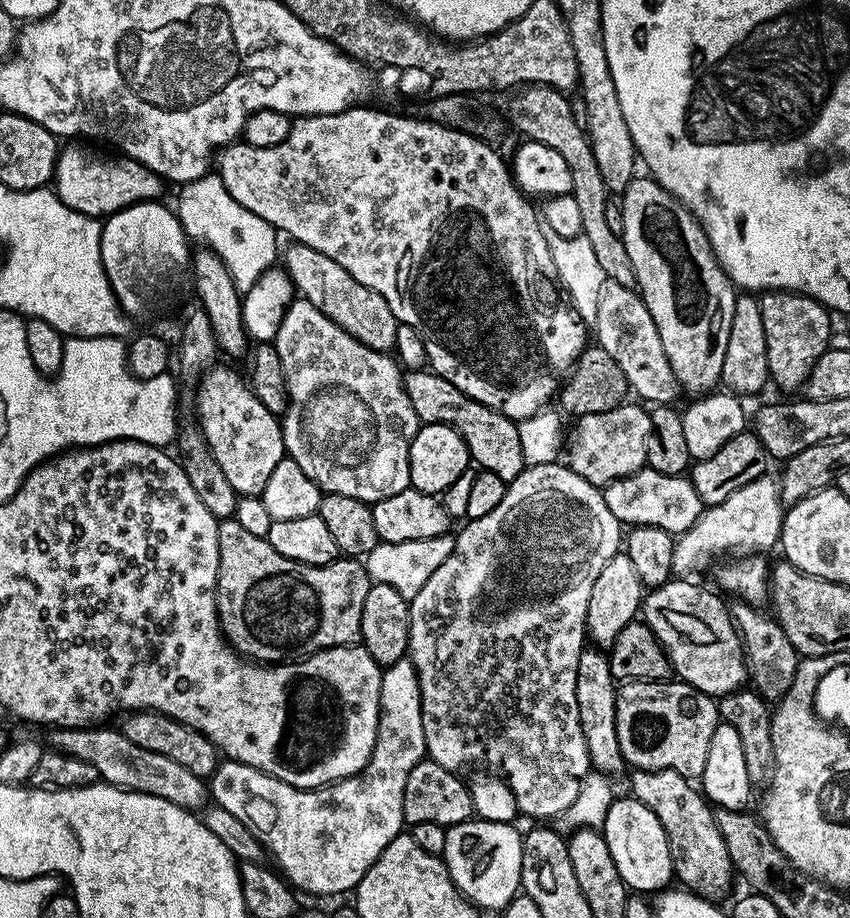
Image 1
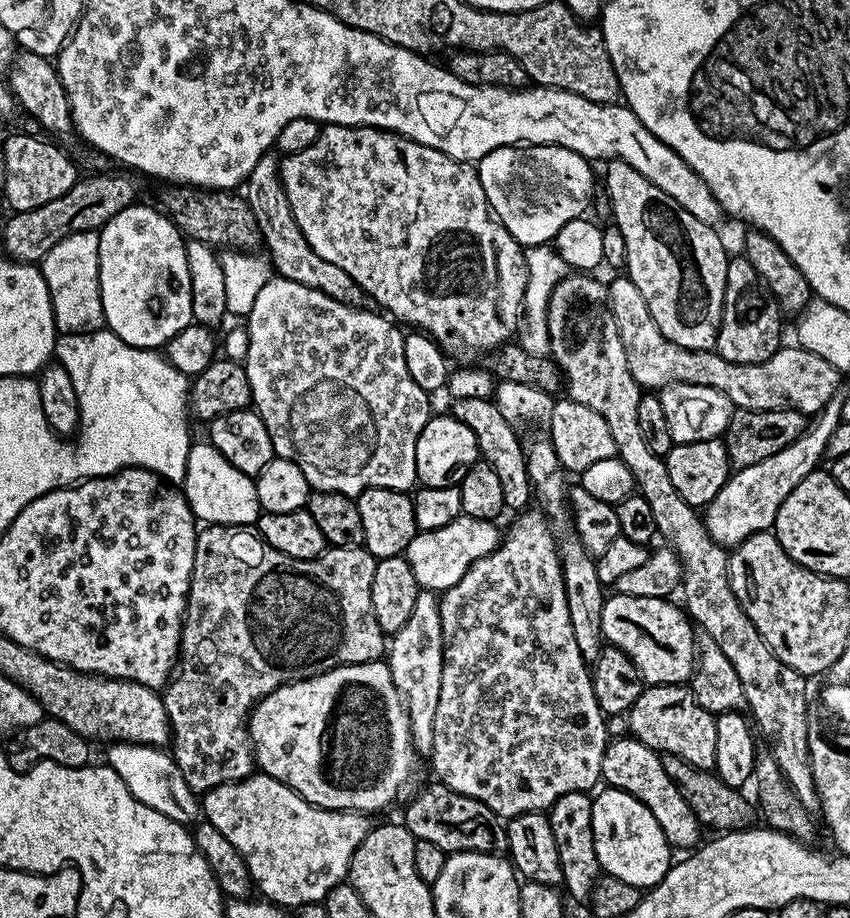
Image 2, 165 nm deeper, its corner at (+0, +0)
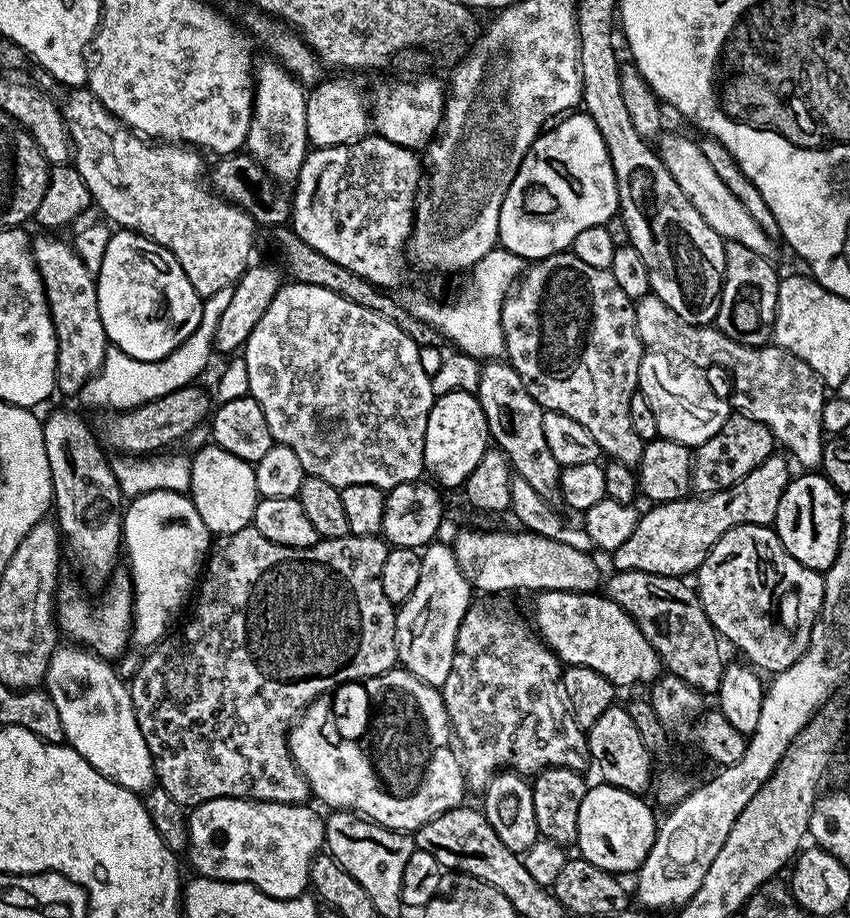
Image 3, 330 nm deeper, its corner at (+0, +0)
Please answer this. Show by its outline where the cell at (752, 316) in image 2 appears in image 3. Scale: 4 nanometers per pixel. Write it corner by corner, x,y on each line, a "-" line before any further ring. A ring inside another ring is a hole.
727,242
724,246
724,285
720,291
720,305
714,324
726,338
734,338
742,346
765,347
773,339
776,302
781,277
776,276
773,261
762,254
754,254
742,242

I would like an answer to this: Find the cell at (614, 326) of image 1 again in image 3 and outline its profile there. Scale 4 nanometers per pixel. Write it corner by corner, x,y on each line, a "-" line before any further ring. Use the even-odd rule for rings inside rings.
651,294
635,305
635,325
645,349
674,353
705,370
725,368
732,379
731,407
739,415
765,424
772,431
773,441
777,445
785,444
792,451
791,459
796,459
801,469
819,469
826,436
822,426
826,385
802,358
777,346
742,346
734,338
726,338
715,326
682,322
661,299

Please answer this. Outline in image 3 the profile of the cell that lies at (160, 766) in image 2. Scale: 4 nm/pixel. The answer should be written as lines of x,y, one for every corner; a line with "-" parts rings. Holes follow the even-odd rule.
83,646
67,647
57,647
43,683
48,697
54,706
58,706
64,740
69,748
82,754
98,774
131,792
147,792
157,783
156,767
150,746
146,746
146,738
142,738
142,730
138,730
129,685
120,681
121,673
113,665
112,669
105,657
97,656

